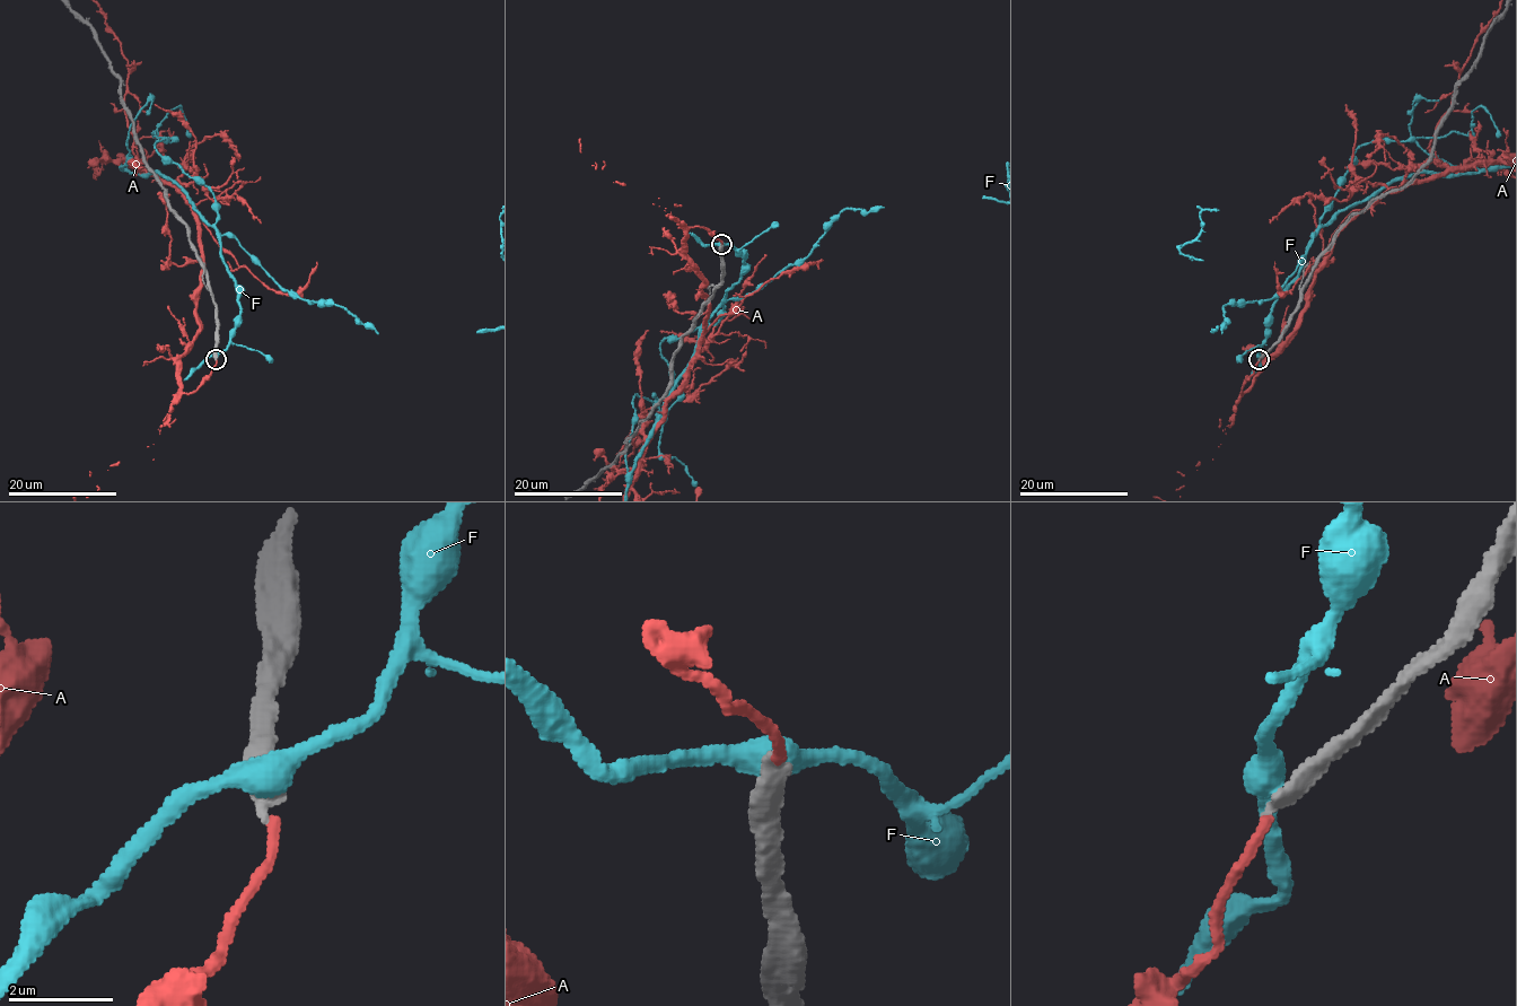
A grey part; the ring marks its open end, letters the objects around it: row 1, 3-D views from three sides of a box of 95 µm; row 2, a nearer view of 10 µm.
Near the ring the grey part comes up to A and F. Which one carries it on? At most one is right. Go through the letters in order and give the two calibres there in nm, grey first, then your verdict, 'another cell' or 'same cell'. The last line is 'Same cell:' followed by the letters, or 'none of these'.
A: 320 nm thick on the grey side, 180 nm on the other; another cell
F: 420 nm thick on the grey side, 480 nm on the other; another cell
Same cell: none of these

